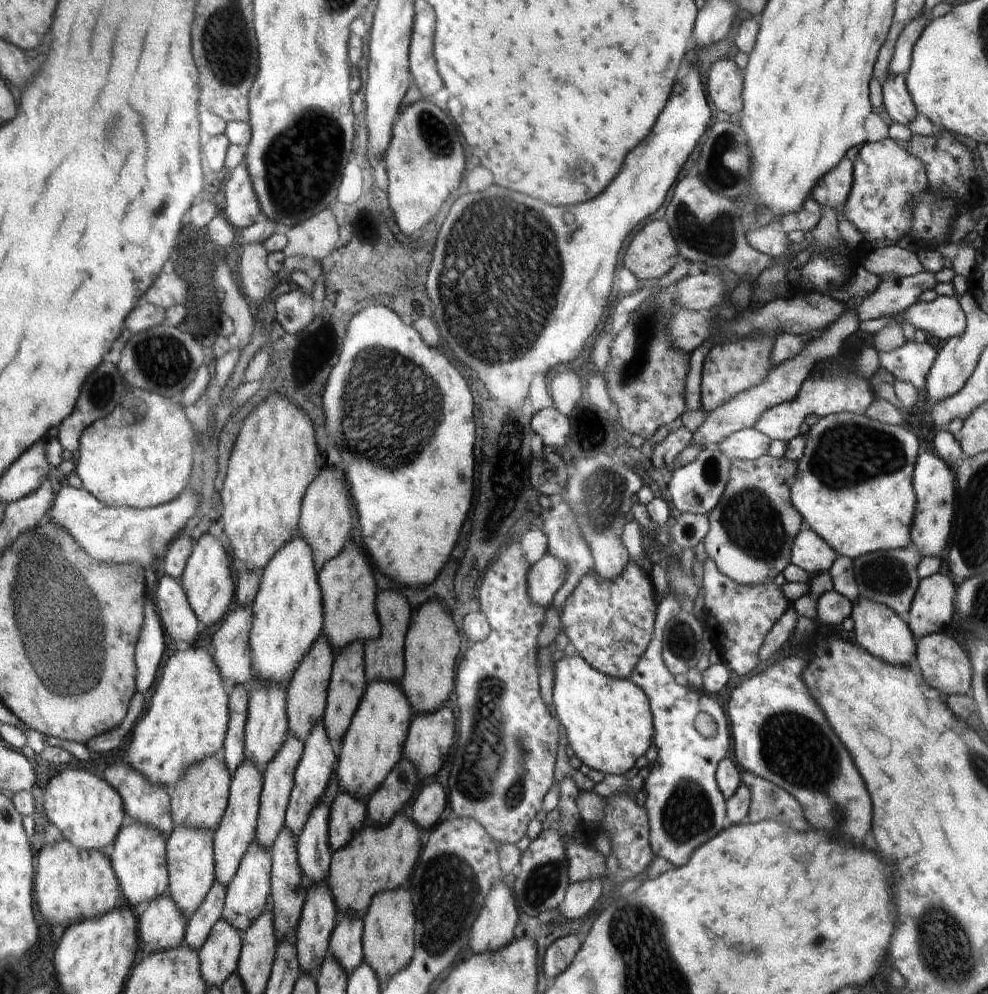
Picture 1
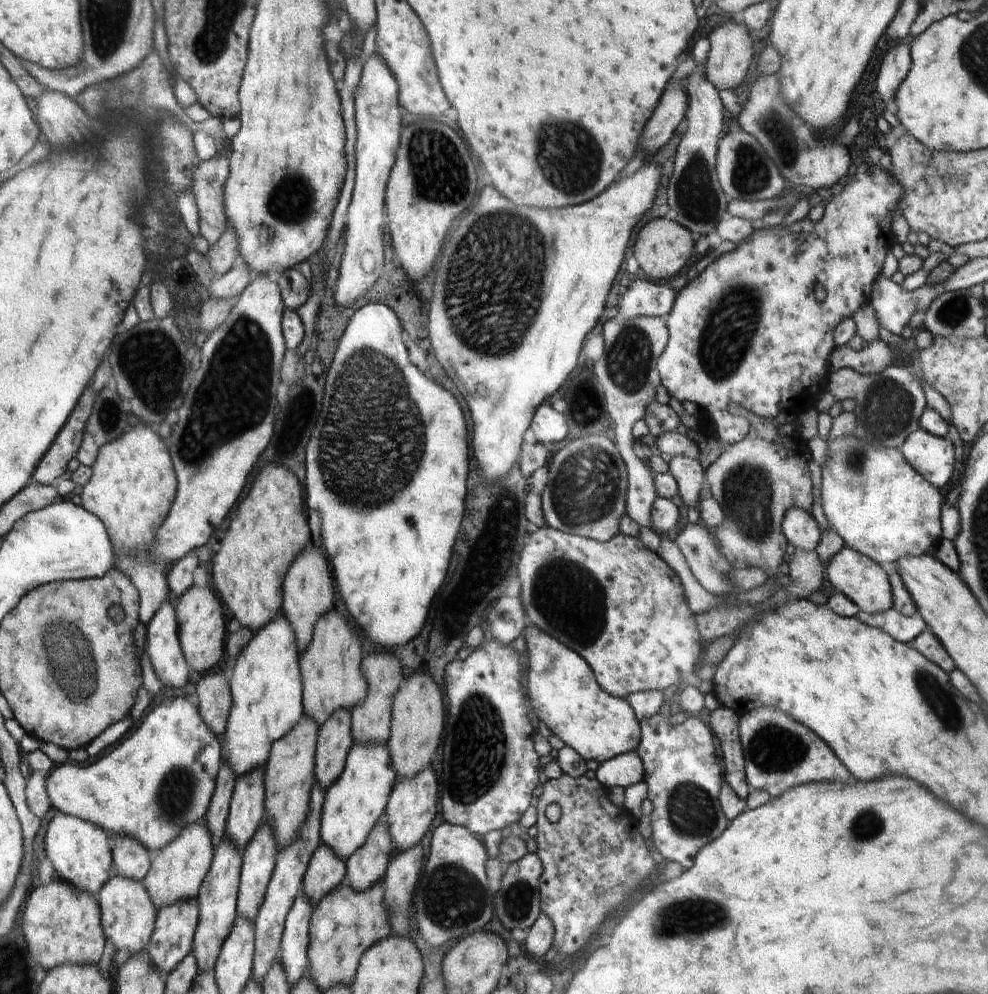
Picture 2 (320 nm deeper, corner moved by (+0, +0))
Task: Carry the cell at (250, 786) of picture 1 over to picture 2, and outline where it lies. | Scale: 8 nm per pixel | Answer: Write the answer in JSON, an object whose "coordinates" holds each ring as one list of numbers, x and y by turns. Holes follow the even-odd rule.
{"coordinates":[[225,836,223,841,215,848,214,861,210,872,208,872,196,898,199,907,199,924,195,930,194,948,191,952,200,973,214,970,220,958,221,950,229,935,232,934,238,918,239,878,242,864,241,854]]}

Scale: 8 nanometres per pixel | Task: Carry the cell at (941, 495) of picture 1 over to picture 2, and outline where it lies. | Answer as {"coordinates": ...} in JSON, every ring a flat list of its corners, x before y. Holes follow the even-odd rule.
{"coordinates":[[918,427,899,448,915,471,938,488,952,478,956,454,948,437,939,437]]}

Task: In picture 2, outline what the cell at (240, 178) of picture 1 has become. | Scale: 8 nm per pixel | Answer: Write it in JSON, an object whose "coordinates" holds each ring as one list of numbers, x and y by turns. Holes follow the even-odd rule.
{"coordinates":[[228,226,204,255,214,276,226,274,234,265,234,259,240,256,239,243,233,229]]}

